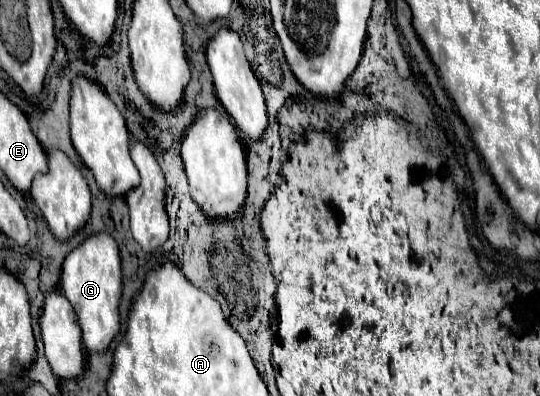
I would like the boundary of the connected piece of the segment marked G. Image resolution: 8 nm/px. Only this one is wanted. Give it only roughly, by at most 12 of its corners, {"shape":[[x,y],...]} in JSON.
{"shape":[[113,236],[69,252],[59,284],[87,352],[121,328],[121,258]]}

